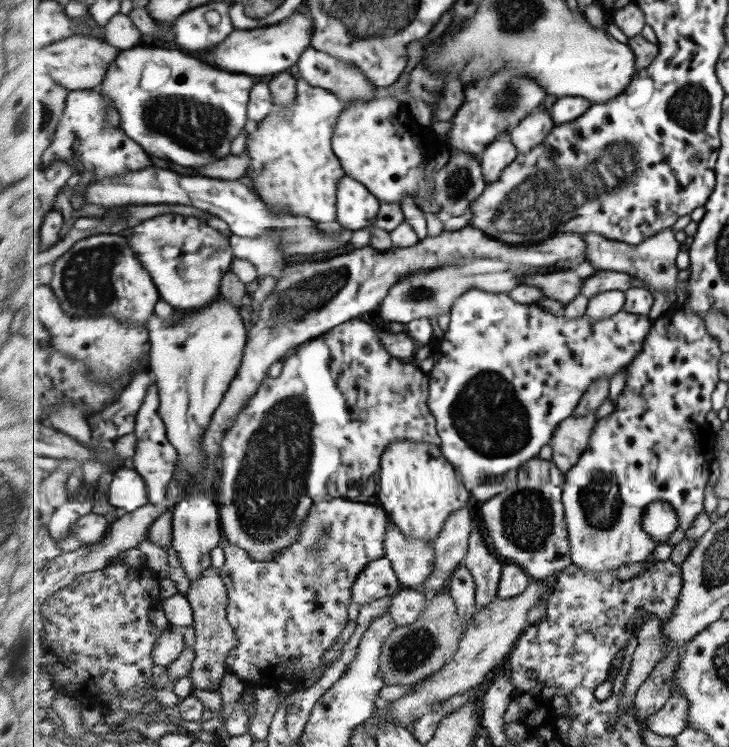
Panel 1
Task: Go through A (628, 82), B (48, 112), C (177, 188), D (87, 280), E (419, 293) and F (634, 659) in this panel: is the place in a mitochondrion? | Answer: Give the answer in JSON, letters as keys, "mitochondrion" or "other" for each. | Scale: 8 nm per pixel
{"A":"other","B":"mitochondrion","C":"other","D":"mitochondrion","E":"mitochondrion","F":"other"}

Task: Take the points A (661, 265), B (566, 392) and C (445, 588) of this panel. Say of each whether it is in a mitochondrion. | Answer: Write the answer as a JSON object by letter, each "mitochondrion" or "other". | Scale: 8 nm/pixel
{"A":"mitochondrion","B":"other","C":"other"}

